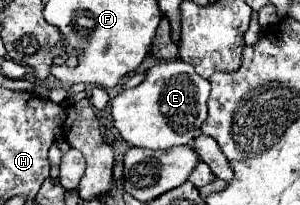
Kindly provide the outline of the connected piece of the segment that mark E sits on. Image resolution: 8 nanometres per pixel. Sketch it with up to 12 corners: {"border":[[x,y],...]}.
{"border":[[161,60],[111,100],[121,138],[139,148],[191,144],[211,84]]}

